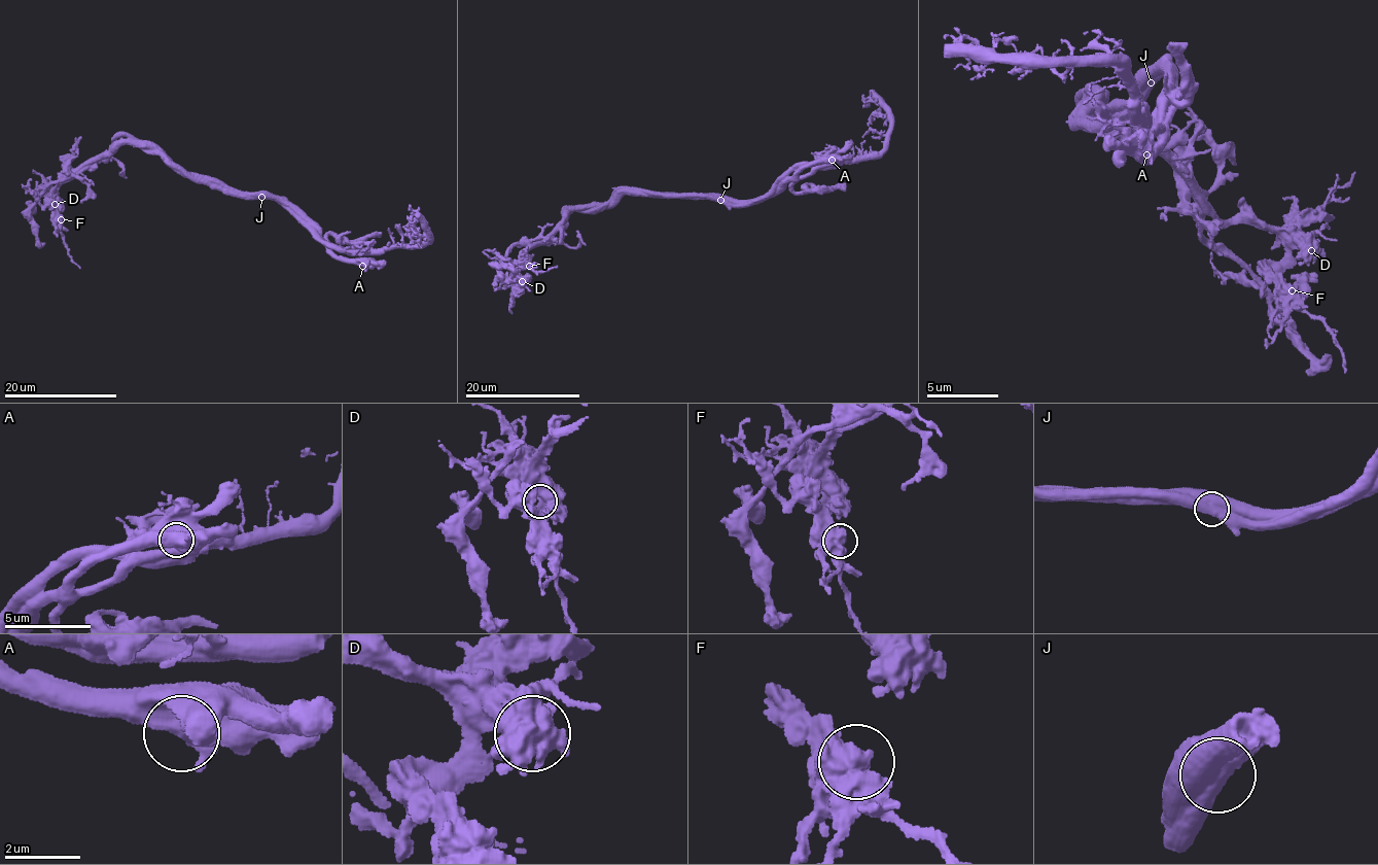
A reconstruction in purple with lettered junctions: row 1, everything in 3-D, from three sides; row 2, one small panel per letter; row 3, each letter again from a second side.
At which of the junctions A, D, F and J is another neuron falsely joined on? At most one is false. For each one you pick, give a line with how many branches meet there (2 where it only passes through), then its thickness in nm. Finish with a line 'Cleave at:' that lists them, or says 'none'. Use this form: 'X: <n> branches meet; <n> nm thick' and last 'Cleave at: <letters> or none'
J: 1 branches meet; 1000 nm thick
Cleave at: J

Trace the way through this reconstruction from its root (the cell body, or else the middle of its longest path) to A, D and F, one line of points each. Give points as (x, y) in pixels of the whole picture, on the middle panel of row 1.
A: (678, 197), (745, 202), (768, 195), (777, 185), (796, 176), (806, 165), (832, 160)
D: (678, 197), (636, 192), (610, 198), (602, 204), (577, 207), (549, 236), (520, 255), (522, 281)
F: (678, 197), (636, 192), (602, 204), (577, 207), (520, 255), (519, 270), (511, 270), (521, 264), (529, 266)

